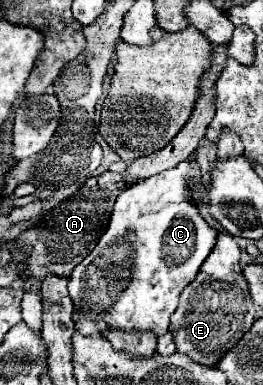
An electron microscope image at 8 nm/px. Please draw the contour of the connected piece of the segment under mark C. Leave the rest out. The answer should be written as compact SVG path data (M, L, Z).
M186 159L174 169L152 175L120 193L106 233L94 251L78 263L76 271L70 275L68 289L78 311L78 331L84 331L84 335L90 335L92 331L100 331L104 335L104 331L112 327L120 327L124 331L154 331L156 335L164 335L164 331L168 331L170 317L178 307L182 289L196 279L218 237L218 231L202 219L198 207L186 197L186 187L192 181L192 175L194 165Z

